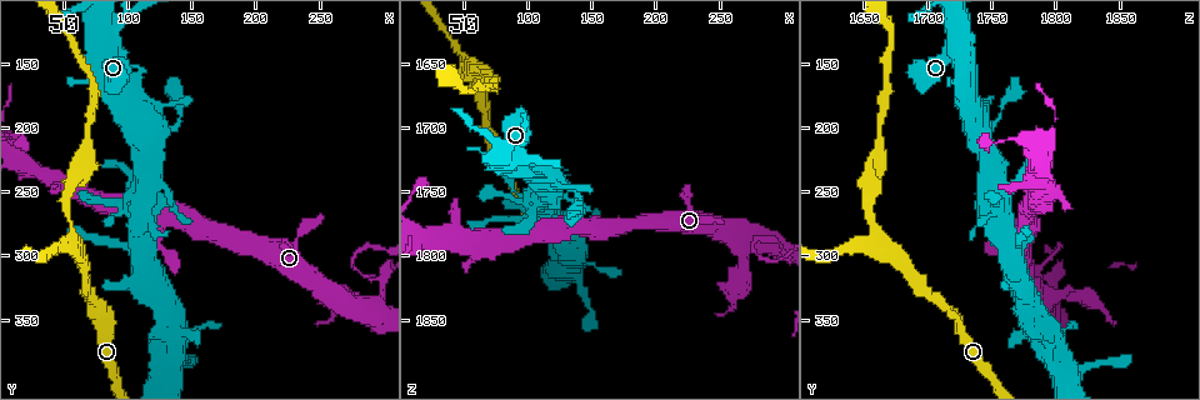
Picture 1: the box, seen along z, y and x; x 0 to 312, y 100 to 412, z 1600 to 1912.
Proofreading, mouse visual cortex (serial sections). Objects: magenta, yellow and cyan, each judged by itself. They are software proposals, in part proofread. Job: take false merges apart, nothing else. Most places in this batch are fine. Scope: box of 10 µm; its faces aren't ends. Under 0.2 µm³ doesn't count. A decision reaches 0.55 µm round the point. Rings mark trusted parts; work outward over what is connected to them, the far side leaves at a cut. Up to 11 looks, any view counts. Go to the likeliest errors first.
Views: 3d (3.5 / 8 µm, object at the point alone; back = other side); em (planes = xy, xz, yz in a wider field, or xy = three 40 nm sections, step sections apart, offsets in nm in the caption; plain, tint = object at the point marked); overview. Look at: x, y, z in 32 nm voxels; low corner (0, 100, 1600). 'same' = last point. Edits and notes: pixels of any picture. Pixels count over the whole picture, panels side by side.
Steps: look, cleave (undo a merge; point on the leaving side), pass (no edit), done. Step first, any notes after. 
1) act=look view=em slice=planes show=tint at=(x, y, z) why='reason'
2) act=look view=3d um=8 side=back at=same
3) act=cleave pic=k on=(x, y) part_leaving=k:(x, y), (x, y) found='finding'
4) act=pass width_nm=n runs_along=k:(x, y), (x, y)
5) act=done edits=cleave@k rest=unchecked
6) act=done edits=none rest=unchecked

act=look view=3d um=8 side=back at=(58, 292, 1666) why='side arm on a straight run'

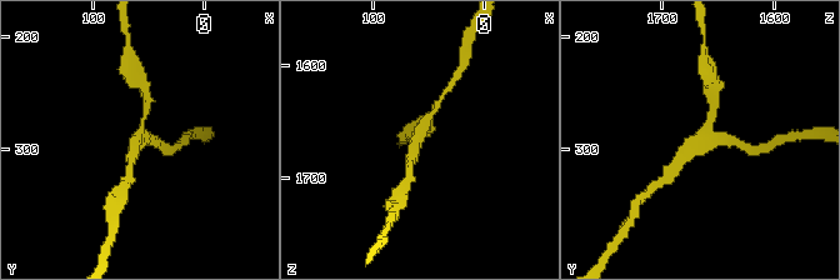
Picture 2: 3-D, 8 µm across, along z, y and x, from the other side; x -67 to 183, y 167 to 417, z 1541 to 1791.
act=look view=3d um=3.5 at=same why='zoom in'

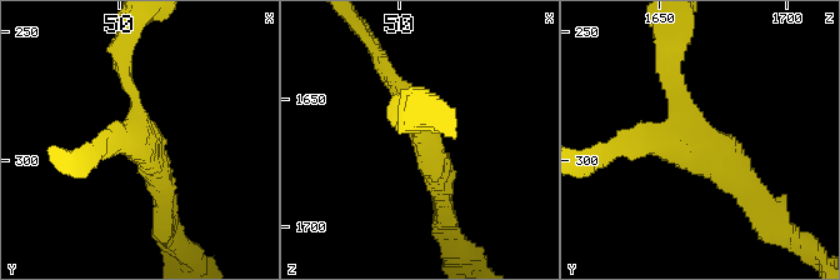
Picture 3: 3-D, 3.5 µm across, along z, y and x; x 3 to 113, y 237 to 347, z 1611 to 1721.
act=look view=em slice=xy step=1 show=tint at=(62, 290, 1665)

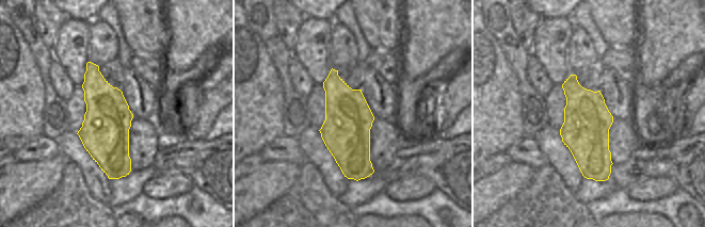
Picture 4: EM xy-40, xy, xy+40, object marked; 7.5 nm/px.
act=pass width_nm=360 runs_along=3:(750, 203), (679, 119), (670, 69) found='continuous, no second cell'

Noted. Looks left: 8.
act=look view=3d um=3.5 at=(276, 306, 1790) why='abrupt turn'

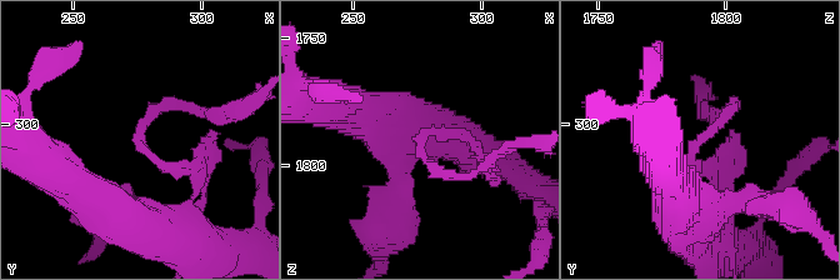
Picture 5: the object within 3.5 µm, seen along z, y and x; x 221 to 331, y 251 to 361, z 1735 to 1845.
act=look view=em slice=xy step=3 show=tint at=(275, 307, 1791) why='now the EM'

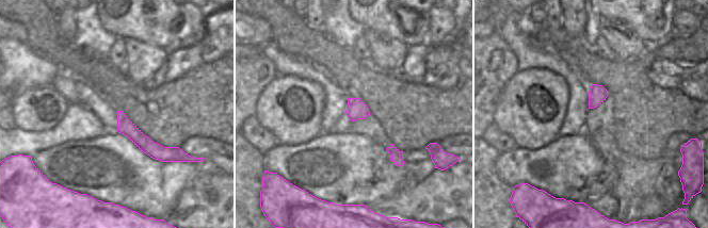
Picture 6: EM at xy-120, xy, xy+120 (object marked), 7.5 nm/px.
act=pass arm_widths_nm=150,150 runs_along=6:(119, 113), (143, 143), (170, 157) found='one cell here'

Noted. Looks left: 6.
act=look view=3d um=3.5 at=(84, 124, 1722)

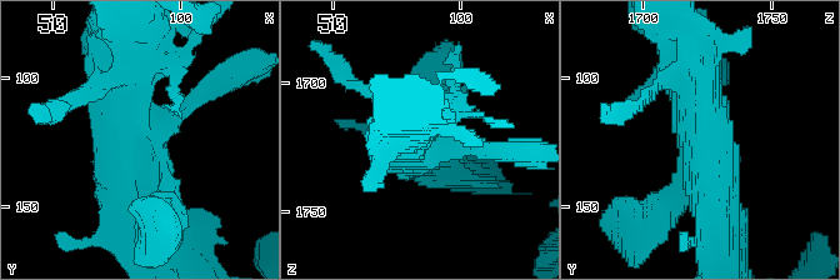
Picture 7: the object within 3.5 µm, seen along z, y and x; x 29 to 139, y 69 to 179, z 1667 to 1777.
act=look view=em slice=xy step=2 show=tint at=same arm_widths_nm=200,250

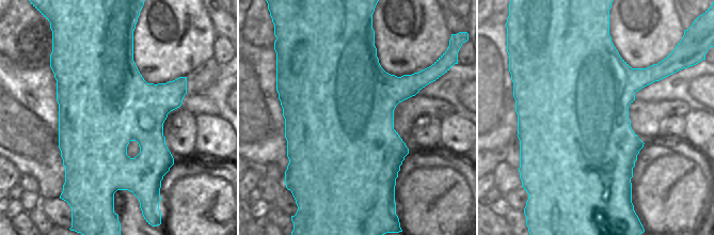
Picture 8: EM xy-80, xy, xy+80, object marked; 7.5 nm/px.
act=pass runs_along=7:(664, 206), (703, 141), (711, 88) found='continuous, no second cell'

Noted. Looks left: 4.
act=look view=3d um=3.5 at=(112, 202, 1738) why='arms part here'

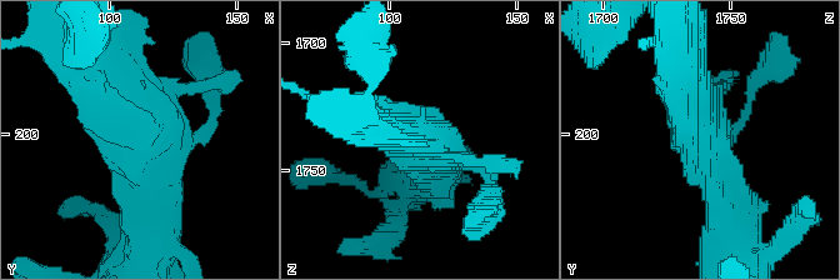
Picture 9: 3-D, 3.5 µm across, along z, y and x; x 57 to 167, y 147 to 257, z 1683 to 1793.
act=look view=em slice=xy step=3 show=tint at=(112, 200, 1737)

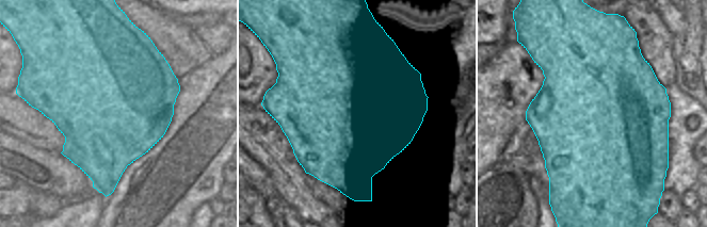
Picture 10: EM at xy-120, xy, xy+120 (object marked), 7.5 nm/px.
act=pass found='all the same cell'

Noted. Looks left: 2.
act=done edits=none rest=unchecked

